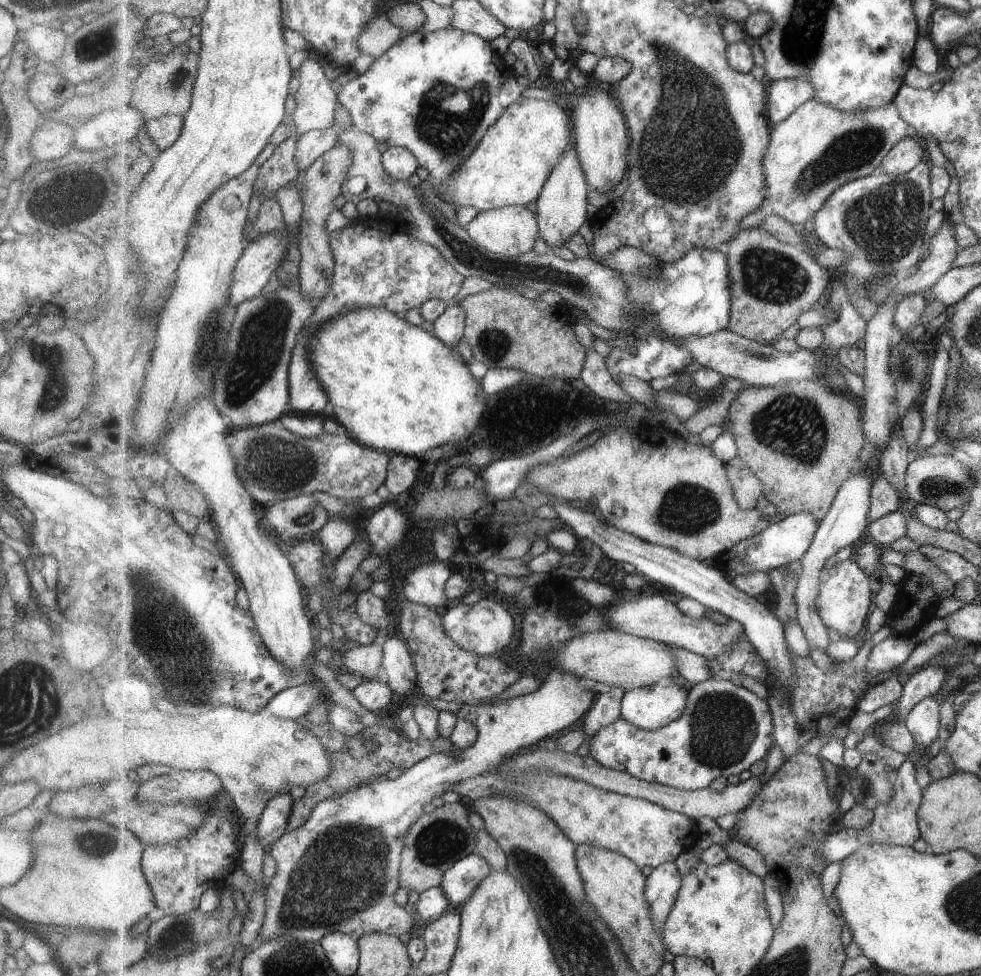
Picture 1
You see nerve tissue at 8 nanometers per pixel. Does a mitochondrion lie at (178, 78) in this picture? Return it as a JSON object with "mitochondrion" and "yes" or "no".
{"mitochondrion":"yes"}

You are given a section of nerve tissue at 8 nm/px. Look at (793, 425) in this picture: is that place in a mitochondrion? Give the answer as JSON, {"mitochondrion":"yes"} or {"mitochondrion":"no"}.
{"mitochondrion":"yes"}

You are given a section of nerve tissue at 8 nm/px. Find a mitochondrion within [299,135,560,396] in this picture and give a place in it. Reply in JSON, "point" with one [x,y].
{"point":[495,345]}

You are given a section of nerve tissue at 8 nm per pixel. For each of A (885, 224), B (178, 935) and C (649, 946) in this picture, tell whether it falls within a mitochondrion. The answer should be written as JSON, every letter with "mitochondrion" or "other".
{"A":"mitochondrion","B":"mitochondrion","C":"other"}

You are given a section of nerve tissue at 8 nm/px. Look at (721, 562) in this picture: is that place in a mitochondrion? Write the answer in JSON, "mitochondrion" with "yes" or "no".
{"mitochondrion":"no"}

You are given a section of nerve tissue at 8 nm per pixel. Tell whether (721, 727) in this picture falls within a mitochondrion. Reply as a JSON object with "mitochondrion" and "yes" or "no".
{"mitochondrion":"yes"}

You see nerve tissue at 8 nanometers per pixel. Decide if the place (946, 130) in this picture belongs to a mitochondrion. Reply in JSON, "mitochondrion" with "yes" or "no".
{"mitochondrion":"no"}

